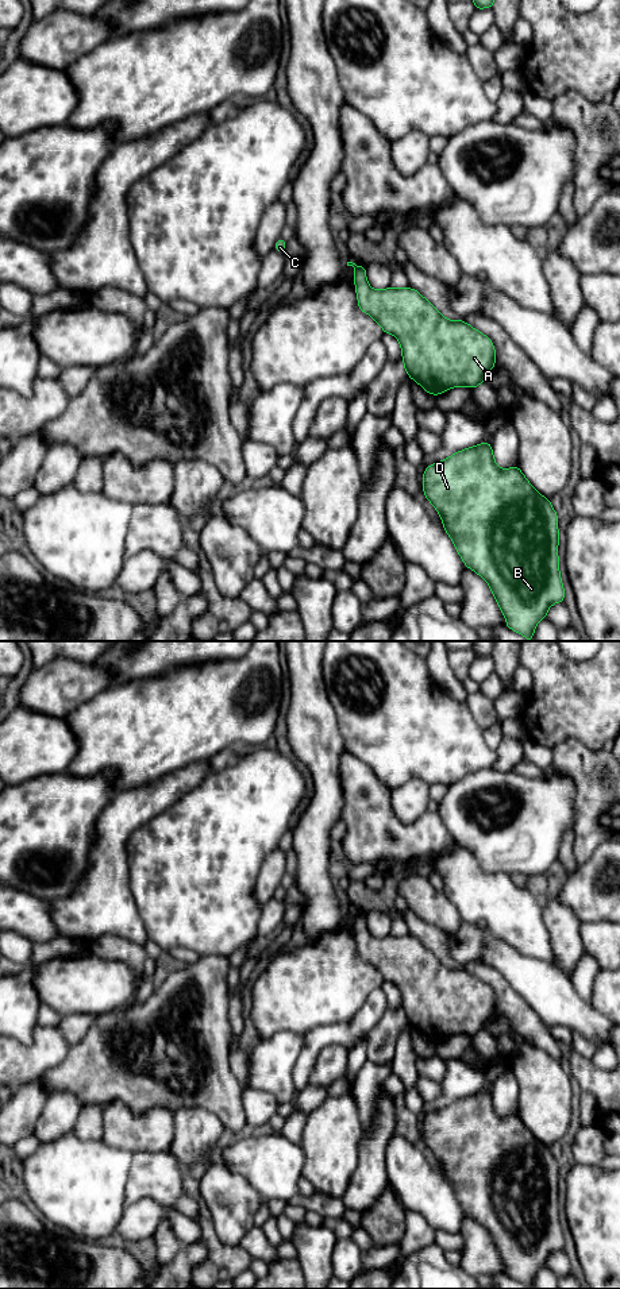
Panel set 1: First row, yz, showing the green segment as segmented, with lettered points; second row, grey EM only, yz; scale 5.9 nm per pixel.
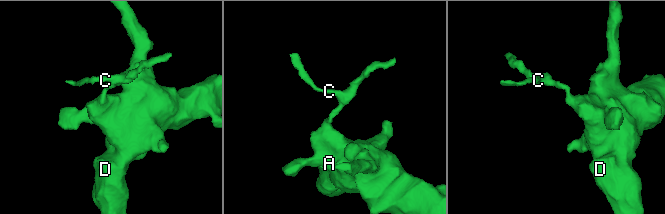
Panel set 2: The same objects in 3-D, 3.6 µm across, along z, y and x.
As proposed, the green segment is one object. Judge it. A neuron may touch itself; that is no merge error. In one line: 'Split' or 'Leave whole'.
Leave whole

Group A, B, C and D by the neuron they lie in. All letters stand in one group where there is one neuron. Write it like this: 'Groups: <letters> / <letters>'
Groups: A B C D

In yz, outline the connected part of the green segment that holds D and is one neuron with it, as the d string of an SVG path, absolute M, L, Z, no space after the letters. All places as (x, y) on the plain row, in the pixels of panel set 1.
M481 1091L427 1114L423 1123L423 1139L439 1161L444 1180L451 1185L463 1212L490 1234L507 1266L505 1274L532 1289L534 1278L538 1270L547 1265L548 1255L552 1251L565 1250L558 1208L558 1162L550 1147L531 1134L517 1114L508 1118L498 1116L492 1091Z

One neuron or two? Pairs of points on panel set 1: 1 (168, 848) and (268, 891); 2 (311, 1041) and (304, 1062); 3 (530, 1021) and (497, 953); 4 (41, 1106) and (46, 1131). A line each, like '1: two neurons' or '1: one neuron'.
1: two neurons
2: one neuron
3: two neurons
4: one neuron

